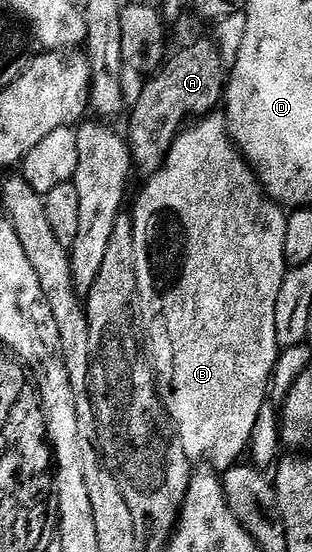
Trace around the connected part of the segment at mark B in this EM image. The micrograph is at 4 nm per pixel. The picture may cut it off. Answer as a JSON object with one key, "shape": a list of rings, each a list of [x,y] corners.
{"shape":[[[214,112],[200,120],[194,121],[192,125],[181,131],[173,142],[172,148],[169,150],[168,156],[165,158],[163,168],[159,173],[148,179],[144,183],[145,187],[141,190],[141,195],[137,198],[137,207],[131,210],[133,219],[133,231],[135,232],[135,276],[137,277],[137,304],[139,307],[139,326],[143,331],[143,346],[147,351],[148,361],[151,363],[153,377],[155,379],[155,389],[161,396],[161,403],[165,406],[165,411],[169,413],[170,419],[175,427],[175,433],[183,444],[183,448],[187,452],[190,460],[202,458],[202,463],[208,464],[214,471],[224,472],[231,466],[238,465],[242,461],[241,453],[244,455],[249,448],[249,441],[253,435],[255,428],[255,420],[259,420],[259,412],[263,408],[263,404],[267,400],[267,391],[270,389],[270,378],[273,377],[273,369],[276,366],[277,357],[279,355],[279,347],[277,344],[277,333],[275,332],[275,304],[279,300],[279,288],[283,288],[283,280],[287,273],[287,261],[284,254],[284,241],[287,238],[287,228],[289,219],[286,211],[282,209],[278,203],[274,202],[268,194],[265,193],[264,186],[257,181],[257,175],[249,163],[241,157],[241,151],[237,149],[237,145],[233,142],[233,137],[229,135],[229,125],[225,123],[225,115],[221,112]]]}

